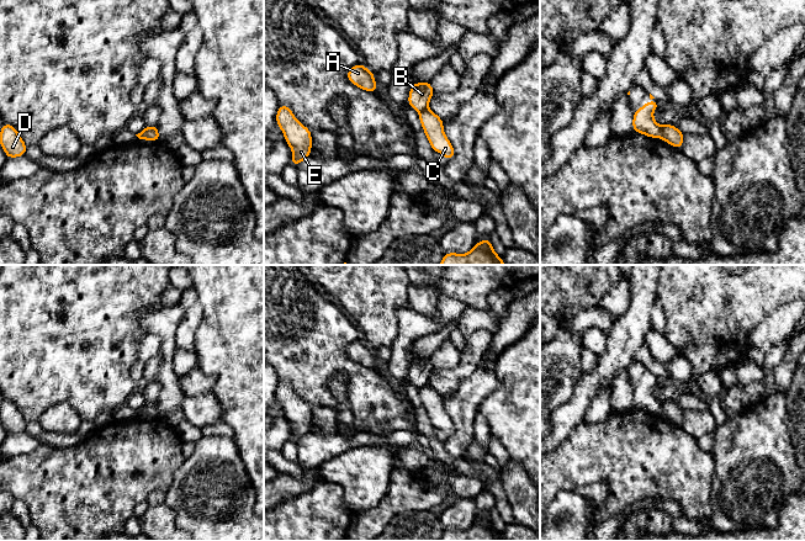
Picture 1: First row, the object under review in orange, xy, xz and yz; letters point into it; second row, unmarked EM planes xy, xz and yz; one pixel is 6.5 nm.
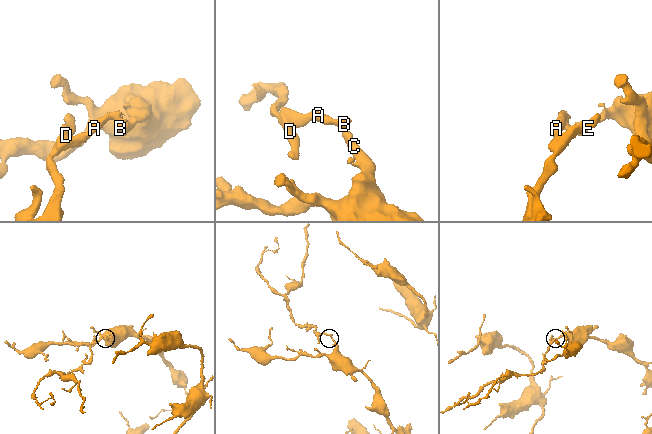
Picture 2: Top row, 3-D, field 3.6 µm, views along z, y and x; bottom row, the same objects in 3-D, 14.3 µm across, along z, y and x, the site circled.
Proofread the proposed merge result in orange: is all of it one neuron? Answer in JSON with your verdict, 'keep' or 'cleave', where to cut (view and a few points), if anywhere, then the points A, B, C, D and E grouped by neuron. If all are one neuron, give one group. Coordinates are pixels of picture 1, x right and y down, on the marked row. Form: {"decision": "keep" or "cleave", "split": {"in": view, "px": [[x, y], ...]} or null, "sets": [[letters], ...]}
{"decision": "cleave", "split": {"in": "yz", "px": [[661, 126], [662, 138]]}, "sets": [["A", "B", "D", "E"], ["C"]]}

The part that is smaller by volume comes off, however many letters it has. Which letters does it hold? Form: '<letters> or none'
A, B, D, E

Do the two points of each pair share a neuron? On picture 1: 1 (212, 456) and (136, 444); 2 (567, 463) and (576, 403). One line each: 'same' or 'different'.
1: different
2: different

